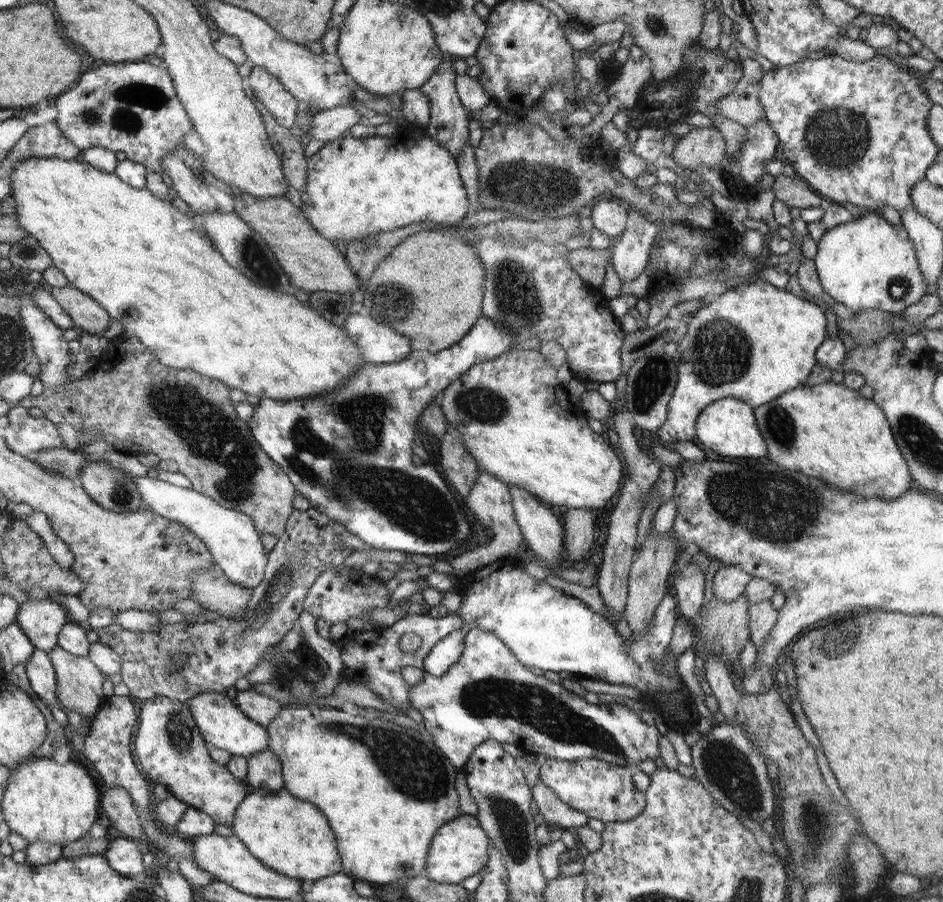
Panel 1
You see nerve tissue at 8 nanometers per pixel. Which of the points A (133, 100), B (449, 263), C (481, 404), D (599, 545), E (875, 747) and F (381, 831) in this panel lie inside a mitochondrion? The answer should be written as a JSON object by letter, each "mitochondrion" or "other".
{"A":"mitochondrion","B":"other","C":"mitochondrion","D":"other","E":"other","F":"other"}

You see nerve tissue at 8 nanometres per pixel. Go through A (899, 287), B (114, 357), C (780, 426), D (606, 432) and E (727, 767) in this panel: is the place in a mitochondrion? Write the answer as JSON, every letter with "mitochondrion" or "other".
{"A":"mitochondrion","B":"other","C":"mitochondrion","D":"other","E":"mitochondrion"}

